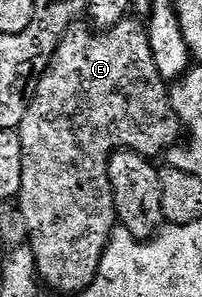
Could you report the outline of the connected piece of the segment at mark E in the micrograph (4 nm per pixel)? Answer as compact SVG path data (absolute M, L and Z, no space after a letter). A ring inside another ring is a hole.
M125 20L116 24L111 30L95 32L89 25L75 24L71 26L68 33L62 38L62 43L56 48L40 84L30 101L28 112L24 112L24 120L18 125L16 131L20 144L22 145L22 184L16 199L18 206L28 224L29 236L28 245L33 252L33 256L38 255L38 242L110 242L111 233L117 229L118 221L115 212L113 190L106 190L110 183L108 168L110 167L110 157L119 150L131 150L141 154L143 158L151 160L157 159L157 154L165 155L167 151L175 145L178 133L183 133L184 127L178 119L178 113L174 110L170 102L170 92L167 79L160 76L156 68L156 60L152 56L150 47L150 36L145 25L138 22Z

